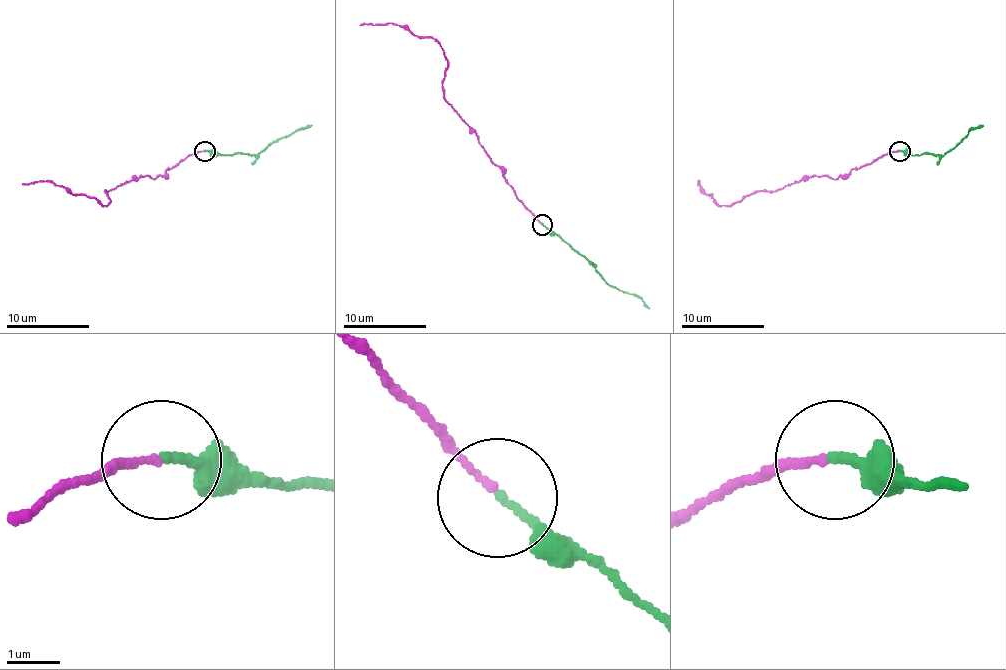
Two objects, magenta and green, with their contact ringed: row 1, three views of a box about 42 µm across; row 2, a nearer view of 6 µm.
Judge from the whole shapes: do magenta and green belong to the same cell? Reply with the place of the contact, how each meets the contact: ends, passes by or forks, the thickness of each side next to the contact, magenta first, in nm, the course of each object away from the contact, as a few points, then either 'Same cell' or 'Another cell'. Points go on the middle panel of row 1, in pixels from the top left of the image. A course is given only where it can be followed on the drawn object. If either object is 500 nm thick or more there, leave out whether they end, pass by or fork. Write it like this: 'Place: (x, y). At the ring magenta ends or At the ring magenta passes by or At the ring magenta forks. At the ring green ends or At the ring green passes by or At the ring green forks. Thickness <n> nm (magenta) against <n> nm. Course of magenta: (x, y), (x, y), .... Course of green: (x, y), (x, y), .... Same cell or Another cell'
Place: (542, 225). At the ring magenta ends. At the ring green ends. Thickness 110 nm (magenta) against 170 nm. Course of magenta: (542, 224), (478, 135), (445, 99), (443, 47), (391, 22), (359, 24). Course of green: (542, 224), (563, 239), (609, 285), (636, 295), (649, 308). Same cell

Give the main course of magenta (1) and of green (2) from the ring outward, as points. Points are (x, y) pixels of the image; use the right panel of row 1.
1: (899, 151), (836, 179), (809, 176), (722, 206), (699, 185)
2: (899, 151), (913, 156), (945, 156), (970, 131), (982, 124)

